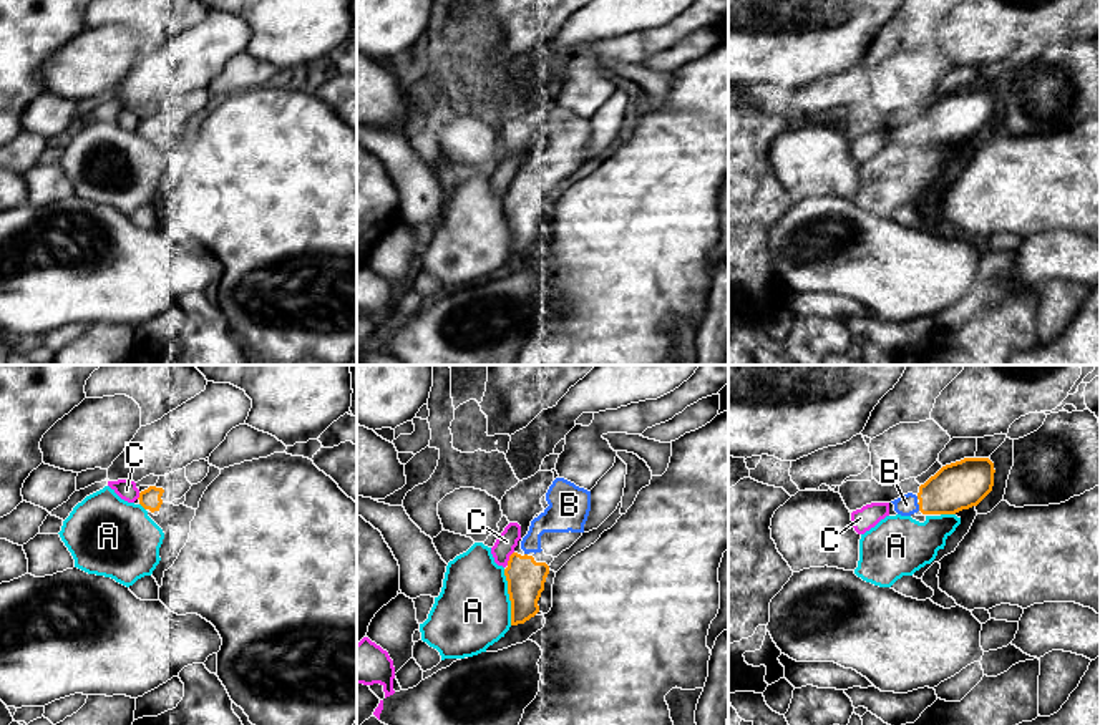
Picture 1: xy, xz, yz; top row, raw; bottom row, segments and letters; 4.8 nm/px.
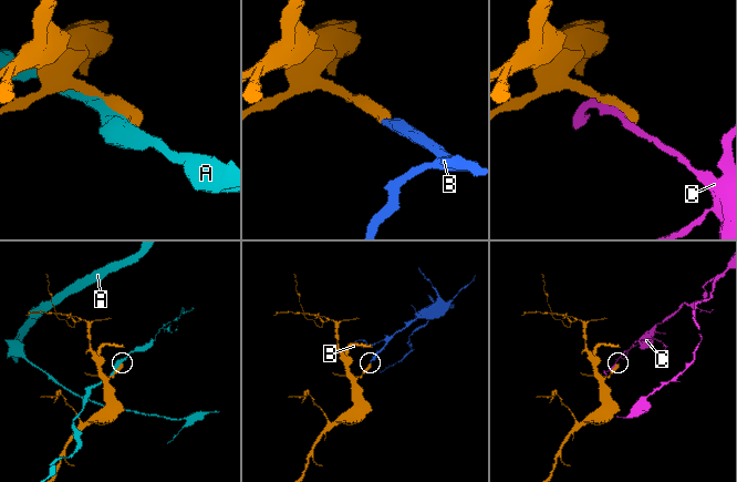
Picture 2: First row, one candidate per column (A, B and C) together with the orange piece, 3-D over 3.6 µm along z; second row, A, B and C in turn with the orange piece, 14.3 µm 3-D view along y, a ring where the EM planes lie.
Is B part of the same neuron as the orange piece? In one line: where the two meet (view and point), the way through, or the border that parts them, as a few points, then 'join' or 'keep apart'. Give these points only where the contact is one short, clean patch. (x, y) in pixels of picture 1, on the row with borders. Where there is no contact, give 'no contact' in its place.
contact yz (919, 506); join

